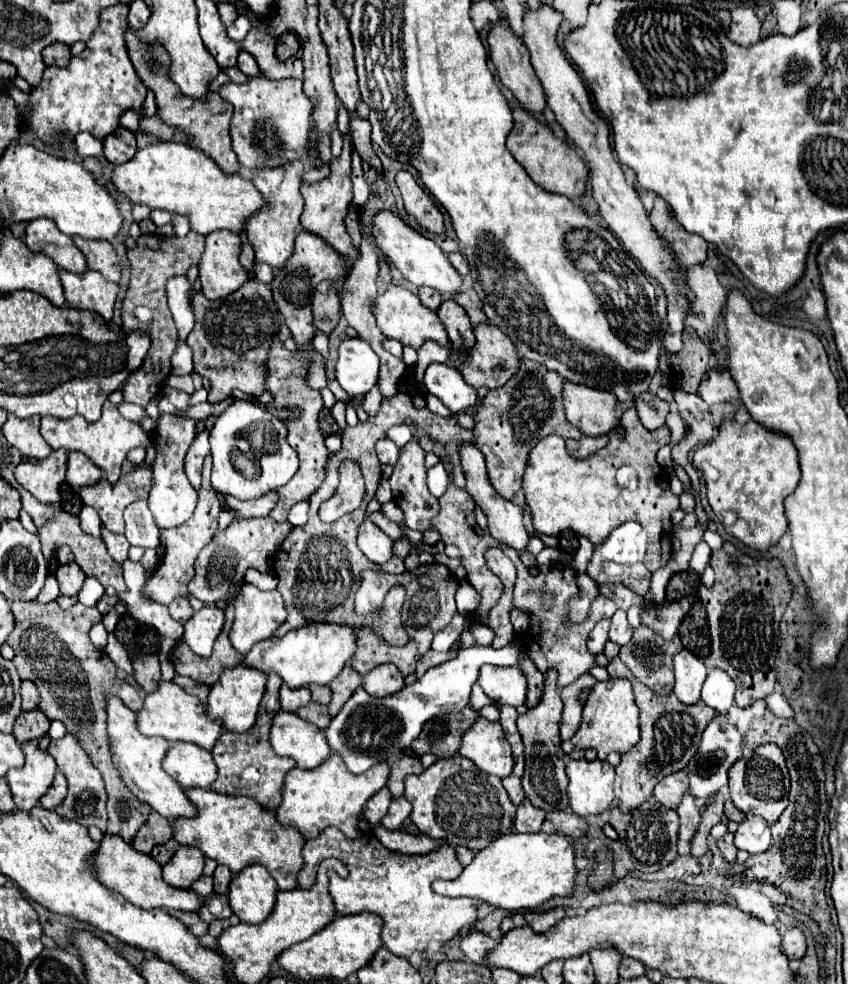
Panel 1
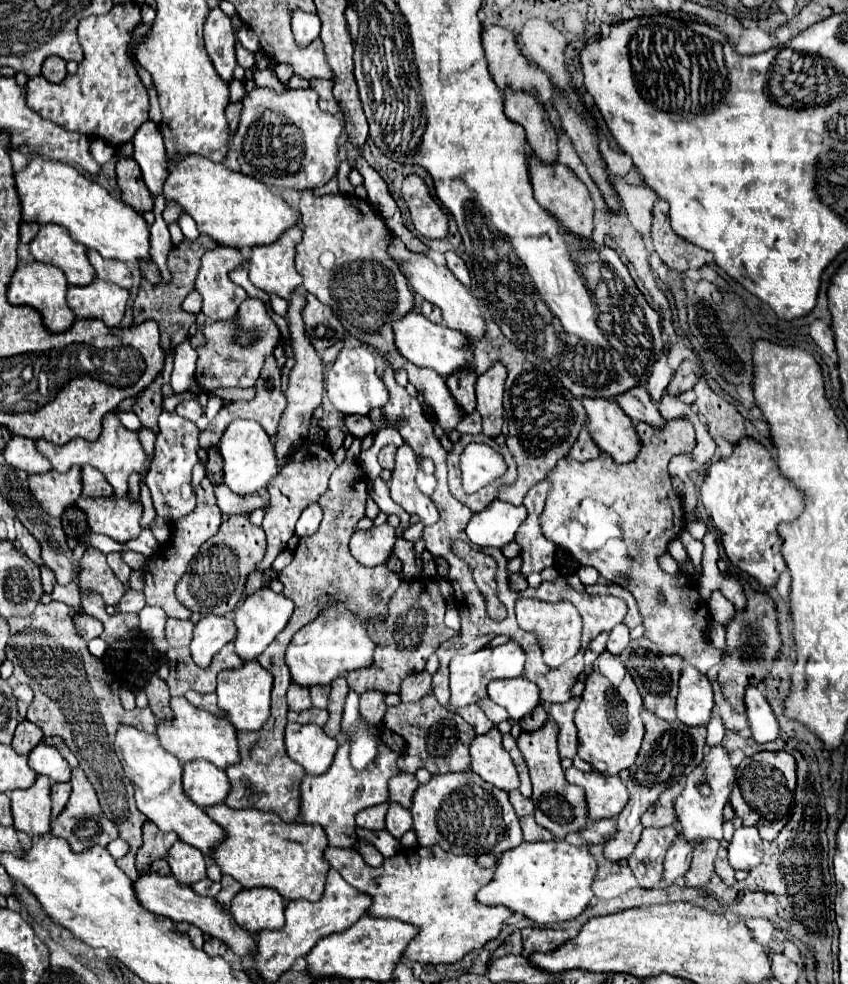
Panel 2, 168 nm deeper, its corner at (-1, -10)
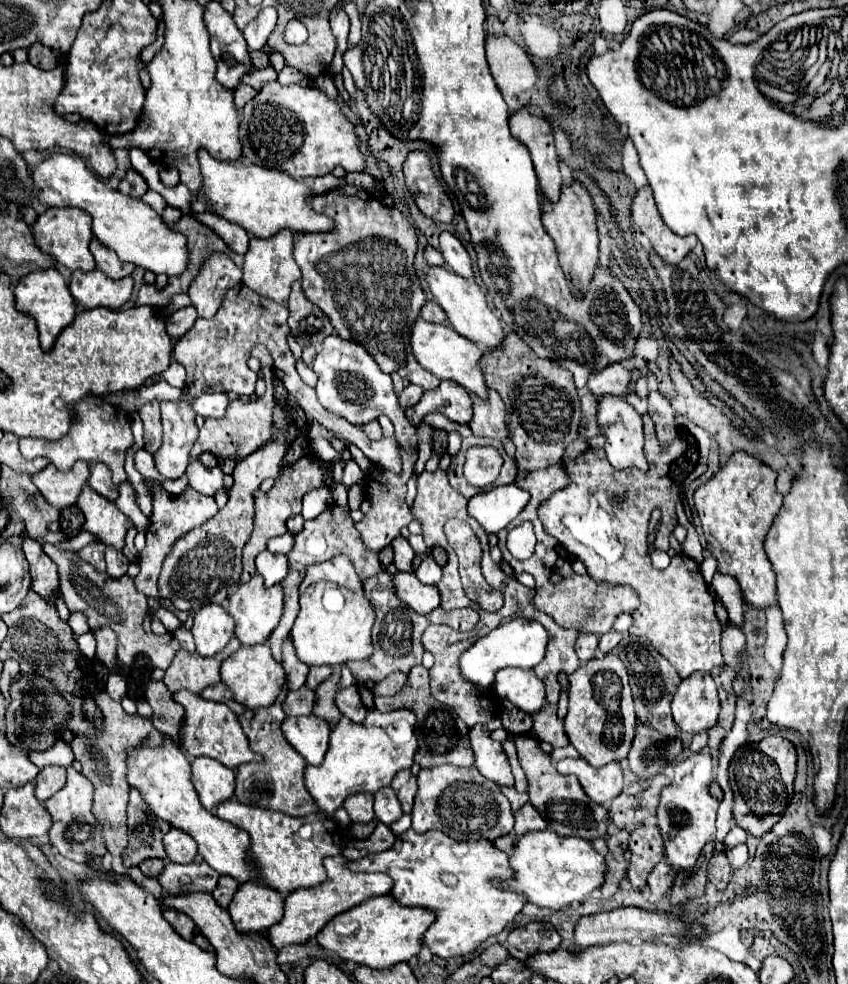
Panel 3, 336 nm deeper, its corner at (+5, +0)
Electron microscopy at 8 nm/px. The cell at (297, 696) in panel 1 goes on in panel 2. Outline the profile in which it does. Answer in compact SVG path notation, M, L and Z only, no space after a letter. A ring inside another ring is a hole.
M291 684L289 690L287 690L287 704L289 704L289 710L293 710L293 712L301 712L301 710L311 708L309 690Z

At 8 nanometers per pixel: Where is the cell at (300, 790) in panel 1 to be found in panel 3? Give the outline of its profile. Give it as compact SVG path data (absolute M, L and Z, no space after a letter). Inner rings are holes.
M373 708L367 712L367 718L361 724L341 716L339 724L331 732L325 760L319 766L307 766L305 786L315 798L317 806L323 812L333 814L351 794L377 792L381 786L389 786L397 772L413 766L413 756L417 750L419 744L415 738L415 712L407 708L399 708L387 714Z

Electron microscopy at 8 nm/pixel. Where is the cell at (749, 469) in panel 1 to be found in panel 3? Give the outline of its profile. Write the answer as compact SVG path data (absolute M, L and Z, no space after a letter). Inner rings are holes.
M735 452L725 466L695 492L695 508L707 538L707 552L717 560L717 572L733 576L743 600L755 608L775 604L775 572L765 556L765 536L783 506L783 496L775 488L777 474L761 460Z

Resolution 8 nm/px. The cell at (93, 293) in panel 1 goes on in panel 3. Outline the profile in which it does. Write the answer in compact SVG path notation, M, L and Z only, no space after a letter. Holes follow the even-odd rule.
M99 270L73 272L69 290L77 304L85 308L121 308L133 292L133 278L125 276L121 280L111 280Z

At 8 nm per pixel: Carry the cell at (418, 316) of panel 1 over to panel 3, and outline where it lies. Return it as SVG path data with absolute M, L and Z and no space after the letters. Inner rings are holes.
M417 318L413 332L411 332L411 348L417 358L417 362L429 370L439 380L453 380L461 384L467 392L479 396L481 400L487 398L487 384L483 380L483 370L479 368L479 360L483 356L481 348L475 346L471 340L459 336L451 326L447 324L433 324L425 322L423 318Z

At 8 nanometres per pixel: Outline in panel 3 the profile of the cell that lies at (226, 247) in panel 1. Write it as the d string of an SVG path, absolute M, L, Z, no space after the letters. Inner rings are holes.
M213 252L189 288L189 298L199 318L215 316L225 292L239 282L241 268L237 268L227 254Z

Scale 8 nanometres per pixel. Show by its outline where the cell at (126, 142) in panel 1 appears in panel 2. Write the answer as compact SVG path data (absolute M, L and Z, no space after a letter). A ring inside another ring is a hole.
M117 152L117 184L121 190L121 198L125 204L129 204L137 214L145 214L153 210L153 196L149 194L143 178L141 168L131 156L121 156Z

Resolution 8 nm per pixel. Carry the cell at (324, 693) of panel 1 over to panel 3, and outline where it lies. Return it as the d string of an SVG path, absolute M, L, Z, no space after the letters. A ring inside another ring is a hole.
M311 666L305 684L307 684L311 690L317 690L317 686L319 686L325 678L329 678L331 672L333 672L331 666Z

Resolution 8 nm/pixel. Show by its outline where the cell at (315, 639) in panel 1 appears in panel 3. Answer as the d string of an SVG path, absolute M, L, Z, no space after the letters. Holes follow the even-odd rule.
M335 556L323 564L313 564L301 582L301 612L291 630L297 656L307 666L337 666L347 660L365 660L373 652L371 628L375 612L365 598L349 556Z

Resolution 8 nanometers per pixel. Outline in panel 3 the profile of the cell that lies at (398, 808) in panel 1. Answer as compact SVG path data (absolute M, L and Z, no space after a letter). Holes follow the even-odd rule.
M379 788L379 792L373 794L375 796L375 816L383 822L383 824L391 824L395 820L401 818L403 810L401 810L401 804L393 792L393 788Z

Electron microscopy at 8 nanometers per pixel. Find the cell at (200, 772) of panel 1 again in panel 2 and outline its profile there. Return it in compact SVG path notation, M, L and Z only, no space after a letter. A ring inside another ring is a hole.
M193 760L183 764L183 792L201 808L219 804L229 792L229 778L225 770L207 760Z

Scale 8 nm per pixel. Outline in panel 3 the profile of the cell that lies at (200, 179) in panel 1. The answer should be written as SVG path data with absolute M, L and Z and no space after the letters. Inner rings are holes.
M199 150L199 164L201 164L201 176L203 176L203 194L209 200L211 212L233 222L239 224L241 228L245 228L245 232L249 236L257 236L257 238L269 238L273 234L277 234L279 230L287 228L291 232L331 232L331 228L335 226L335 222L319 212L315 212L309 204L309 198L315 196L315 190L311 186L307 186L301 180L295 180L291 176L287 176L287 172L279 172L275 168L263 168L263 166L255 166L255 164L243 164L243 162L219 162L213 156L209 156L207 150Z

